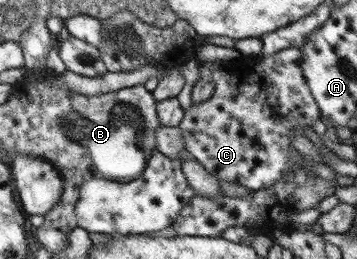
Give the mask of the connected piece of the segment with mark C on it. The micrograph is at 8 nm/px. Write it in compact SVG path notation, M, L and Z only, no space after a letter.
M286 48L281 49L278 53L273 55L260 55L261 59L256 59L251 55L241 55L235 62L228 62L226 65L222 64L222 69L209 67L210 63L200 63L199 73L201 79L209 79L213 85L212 95L202 103L192 103L191 106L184 111L180 123L177 125L181 129L181 134L183 137L183 144L188 151L192 154L194 160L196 160L202 167L213 175L218 181L233 181L238 185L243 185L249 190L254 191L256 189L266 189L272 184L276 183L287 177L291 167L298 165L296 161L295 149L290 145L291 137L295 131L297 133L303 133L304 128L302 127L312 127L312 124L316 119L319 119L319 111L315 101L312 99L311 93L309 92L308 86L306 85L303 73L300 67L300 48Z

